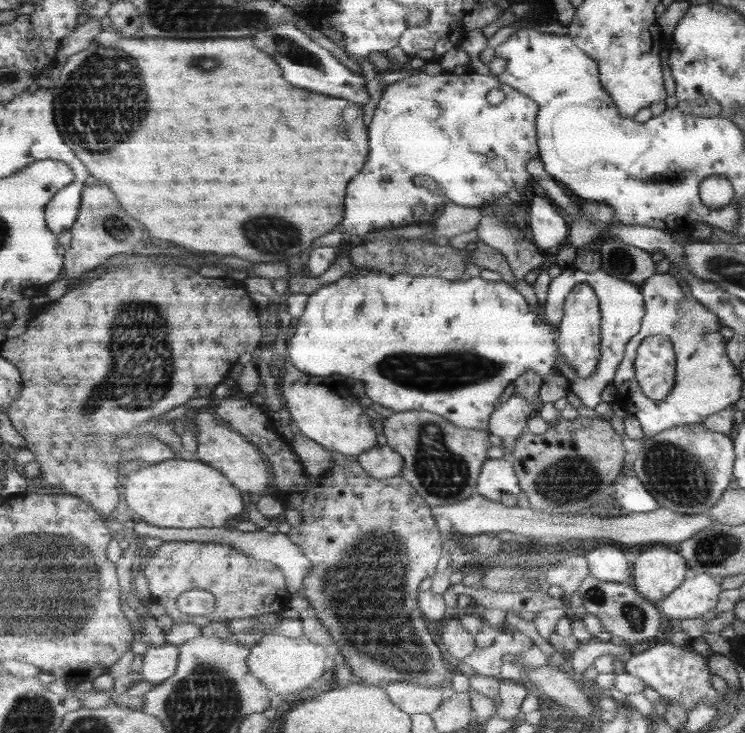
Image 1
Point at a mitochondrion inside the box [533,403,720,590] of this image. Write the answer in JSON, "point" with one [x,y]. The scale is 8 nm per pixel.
{"point":[672,471]}

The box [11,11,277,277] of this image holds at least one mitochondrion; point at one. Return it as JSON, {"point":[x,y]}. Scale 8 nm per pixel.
{"point":[96,119]}

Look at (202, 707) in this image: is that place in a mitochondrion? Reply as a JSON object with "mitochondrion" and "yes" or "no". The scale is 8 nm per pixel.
{"mitochondrion":"yes"}

